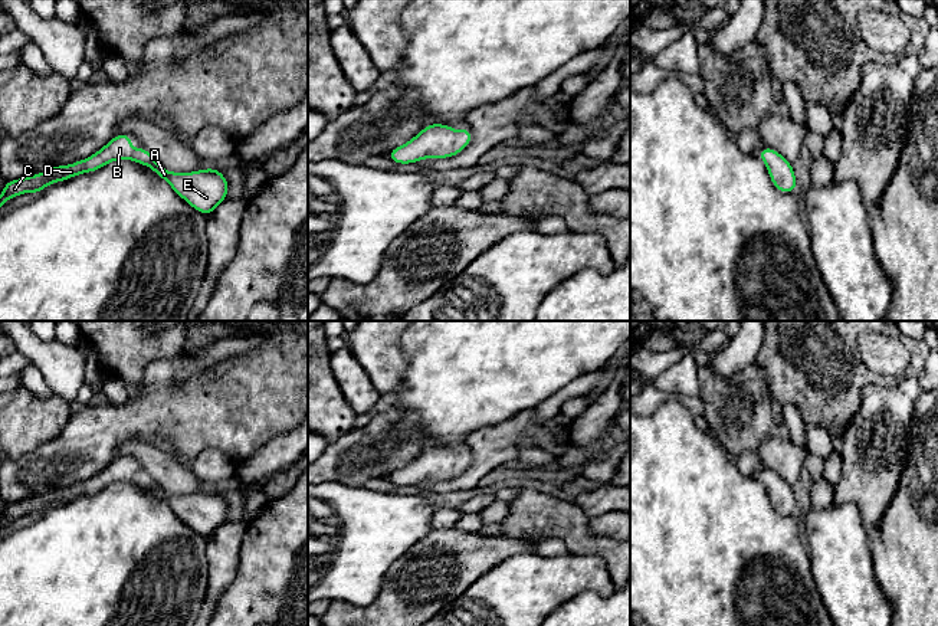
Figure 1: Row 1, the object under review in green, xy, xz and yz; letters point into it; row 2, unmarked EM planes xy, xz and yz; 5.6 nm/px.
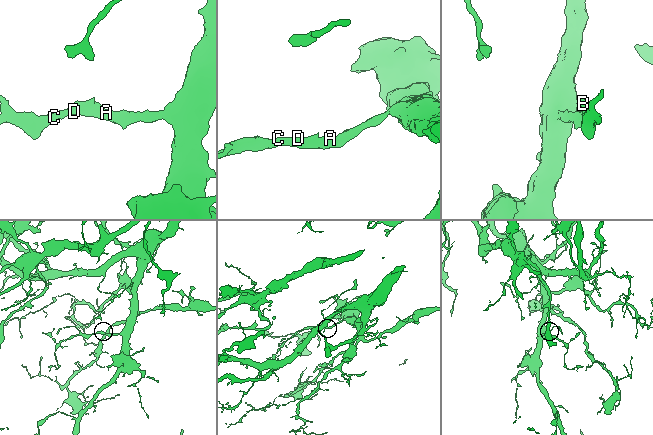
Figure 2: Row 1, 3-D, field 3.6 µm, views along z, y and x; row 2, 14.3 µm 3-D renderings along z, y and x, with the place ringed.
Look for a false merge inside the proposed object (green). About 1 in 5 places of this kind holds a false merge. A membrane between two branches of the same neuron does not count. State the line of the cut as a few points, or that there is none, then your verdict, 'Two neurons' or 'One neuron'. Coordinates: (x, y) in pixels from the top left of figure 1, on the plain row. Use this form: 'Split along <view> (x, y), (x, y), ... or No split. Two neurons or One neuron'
No split. One neuron

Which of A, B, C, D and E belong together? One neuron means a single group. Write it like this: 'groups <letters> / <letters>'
groups A B C D E

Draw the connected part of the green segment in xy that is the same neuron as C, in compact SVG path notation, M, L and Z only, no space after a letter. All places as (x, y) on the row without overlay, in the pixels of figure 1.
M118 456L99 473L85 482L69 488L47 491L36 498L6 504L3 517L0 518L0 530L19 517L39 515L52 505L96 494L117 482L132 482L150 489L158 499L165 502L187 527L206 538L226 522L229 514L229 505L222 494L213 489L184 496L168 494L161 489L142 468L132 473L131 456Z

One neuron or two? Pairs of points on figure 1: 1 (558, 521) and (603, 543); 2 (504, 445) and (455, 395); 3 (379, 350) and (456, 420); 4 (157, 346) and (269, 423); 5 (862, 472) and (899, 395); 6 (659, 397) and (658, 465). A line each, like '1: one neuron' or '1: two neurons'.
1: one neuron
2: two neurons
3: two neurons
4: two neurons
5: one neuron
6: two neurons

